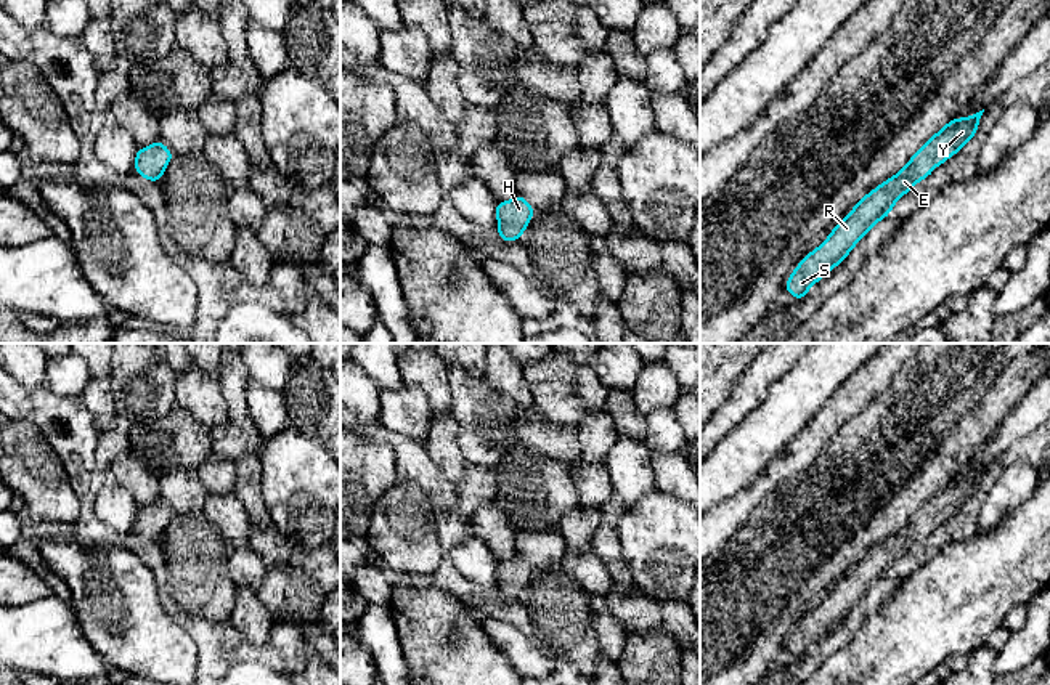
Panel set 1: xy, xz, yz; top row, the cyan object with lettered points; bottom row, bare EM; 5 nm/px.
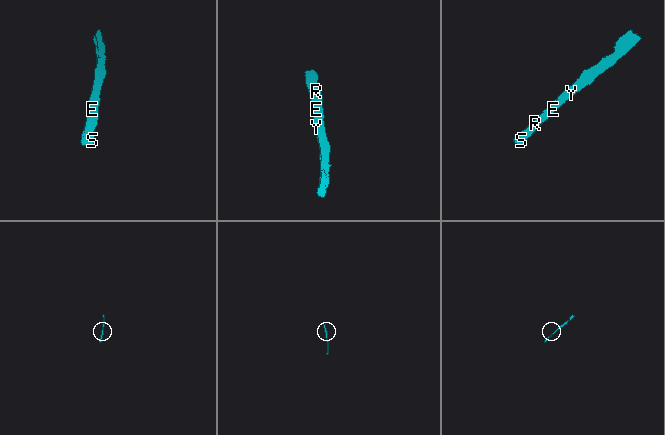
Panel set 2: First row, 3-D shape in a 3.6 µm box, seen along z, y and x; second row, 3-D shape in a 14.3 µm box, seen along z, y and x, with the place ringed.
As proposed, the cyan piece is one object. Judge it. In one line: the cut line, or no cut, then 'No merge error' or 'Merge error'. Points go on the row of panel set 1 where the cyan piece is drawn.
No split. No merge error

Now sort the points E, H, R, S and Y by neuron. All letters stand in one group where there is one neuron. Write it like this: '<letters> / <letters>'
E H R S Y

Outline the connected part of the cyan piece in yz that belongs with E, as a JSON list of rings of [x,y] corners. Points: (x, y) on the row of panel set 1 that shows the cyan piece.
[[[984,109],[967,119],[954,117],[914,154],[899,173],[864,196],[838,221],[825,242],[800,261],[790,274],[785,290],[798,300],[804,298],[809,287],[841,263],[869,229],[891,213],[891,207],[912,186],[930,176],[936,165],[944,164],[975,136],[983,112]]]

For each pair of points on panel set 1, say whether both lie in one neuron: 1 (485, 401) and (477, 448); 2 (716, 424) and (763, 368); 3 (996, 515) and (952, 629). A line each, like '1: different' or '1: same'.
1: same
2: same
3: different

